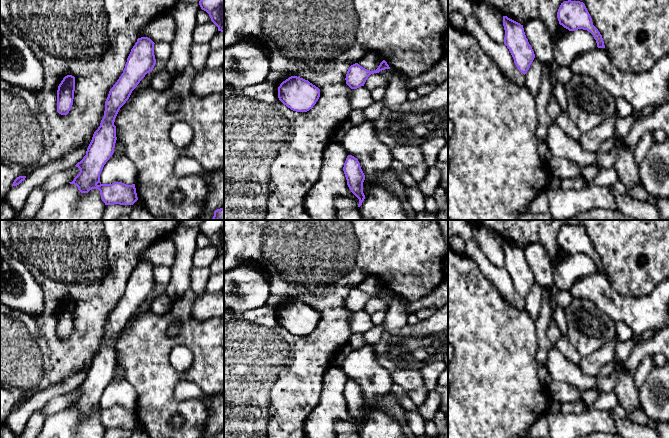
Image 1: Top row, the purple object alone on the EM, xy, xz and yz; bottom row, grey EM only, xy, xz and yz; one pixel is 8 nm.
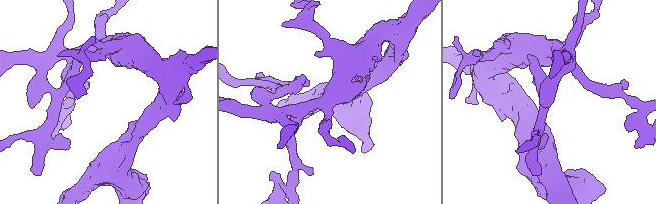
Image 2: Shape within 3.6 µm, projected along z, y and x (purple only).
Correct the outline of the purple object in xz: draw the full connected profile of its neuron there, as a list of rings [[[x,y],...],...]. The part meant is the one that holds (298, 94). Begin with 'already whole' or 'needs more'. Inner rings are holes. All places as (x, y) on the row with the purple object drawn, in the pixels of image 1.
already whole; [[[291,76],[278,87],[279,100],[296,112],[307,112],[320,97],[320,89],[308,80]]]

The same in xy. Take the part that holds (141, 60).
already whole; [[[148,37],[137,39],[127,58],[123,73],[109,91],[105,101],[104,117],[93,134],[86,155],[75,165],[80,172],[72,182],[69,182],[76,185],[81,193],[98,189],[105,205],[133,205],[138,200],[135,184],[126,185],[122,182],[102,184],[100,174],[114,153],[117,140],[114,122],[120,108],[156,64],[154,44]]]

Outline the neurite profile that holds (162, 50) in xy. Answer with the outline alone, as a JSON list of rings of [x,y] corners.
[[[156,42],[154,44],[154,55],[156,59],[156,64],[153,70],[147,73],[145,77],[140,81],[140,83],[132,91],[130,96],[133,96],[136,92],[138,92],[141,89],[150,87],[153,77],[157,73],[166,70],[166,63],[170,57],[171,52],[172,52],[172,48],[170,43],[168,42]]]

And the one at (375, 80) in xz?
[[[374,73],[368,77],[364,87],[371,91],[377,87],[386,87],[387,83],[387,79],[383,75],[380,73]]]

